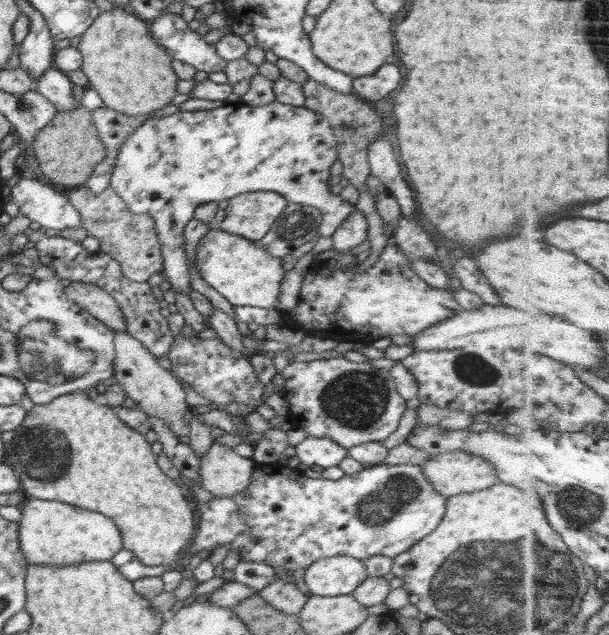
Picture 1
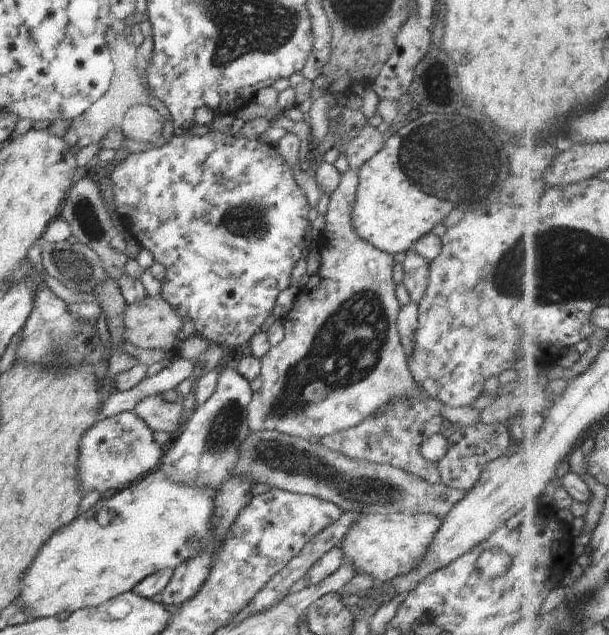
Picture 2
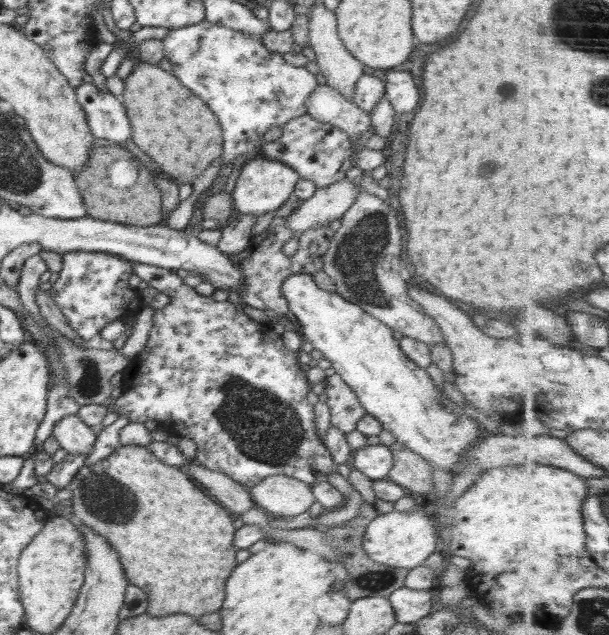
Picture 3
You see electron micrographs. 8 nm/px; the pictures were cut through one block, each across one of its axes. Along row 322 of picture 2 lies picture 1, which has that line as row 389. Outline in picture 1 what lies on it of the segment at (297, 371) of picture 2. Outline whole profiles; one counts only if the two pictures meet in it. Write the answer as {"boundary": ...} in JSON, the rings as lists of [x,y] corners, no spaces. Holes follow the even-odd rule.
{"boundary":[[[343,356],[307,362],[291,360],[281,372],[284,378],[283,397],[288,401],[294,428],[302,428],[308,437],[328,438],[344,448],[363,442],[381,442],[398,428],[406,401],[398,394],[394,377],[388,369],[378,369],[367,362],[353,362]]]}

